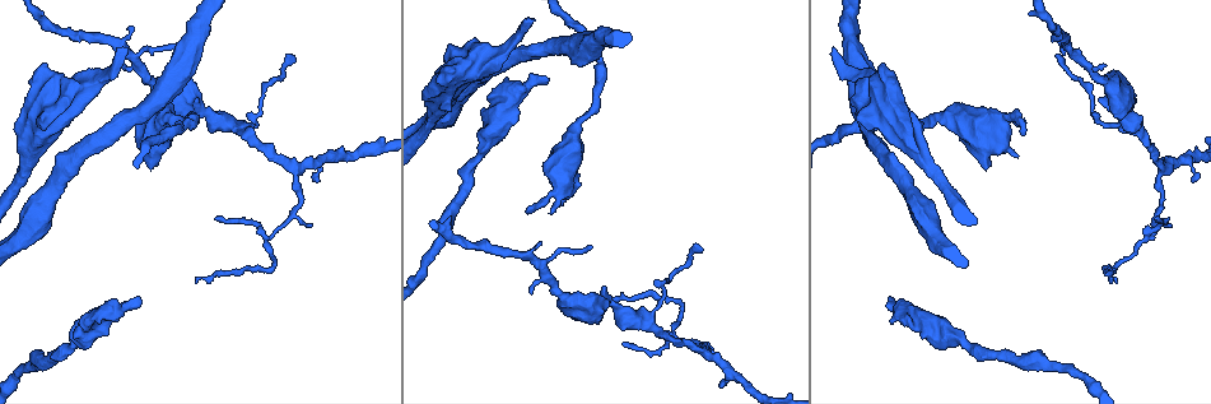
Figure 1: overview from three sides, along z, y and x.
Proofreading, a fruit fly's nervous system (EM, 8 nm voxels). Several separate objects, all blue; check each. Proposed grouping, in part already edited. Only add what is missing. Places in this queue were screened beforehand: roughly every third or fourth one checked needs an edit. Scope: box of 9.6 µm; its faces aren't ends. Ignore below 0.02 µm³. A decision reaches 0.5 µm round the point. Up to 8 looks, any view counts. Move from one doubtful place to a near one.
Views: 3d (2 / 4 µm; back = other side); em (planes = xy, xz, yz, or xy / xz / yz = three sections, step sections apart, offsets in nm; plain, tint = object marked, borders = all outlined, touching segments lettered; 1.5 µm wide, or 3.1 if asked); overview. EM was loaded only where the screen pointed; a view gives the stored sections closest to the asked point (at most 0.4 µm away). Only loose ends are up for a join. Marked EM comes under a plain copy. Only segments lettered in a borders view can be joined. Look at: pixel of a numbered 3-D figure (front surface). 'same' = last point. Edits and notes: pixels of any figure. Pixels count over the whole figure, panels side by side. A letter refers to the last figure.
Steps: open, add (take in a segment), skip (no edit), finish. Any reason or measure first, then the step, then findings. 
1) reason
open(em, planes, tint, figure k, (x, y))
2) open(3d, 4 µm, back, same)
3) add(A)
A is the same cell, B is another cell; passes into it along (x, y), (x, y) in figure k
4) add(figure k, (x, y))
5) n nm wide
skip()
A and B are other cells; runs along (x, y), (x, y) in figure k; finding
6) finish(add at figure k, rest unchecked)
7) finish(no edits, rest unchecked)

free end
open(em, yz, step 4, borders, figure 1, (135, 297))

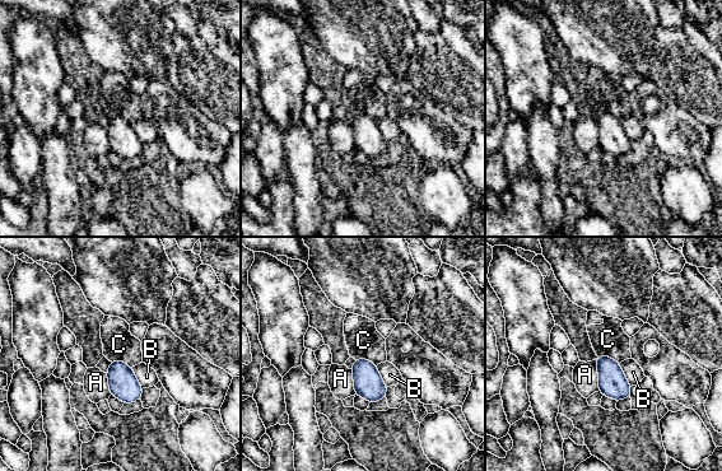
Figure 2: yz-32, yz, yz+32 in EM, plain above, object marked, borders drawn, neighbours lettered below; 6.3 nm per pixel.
open(em, planes, borders, same)

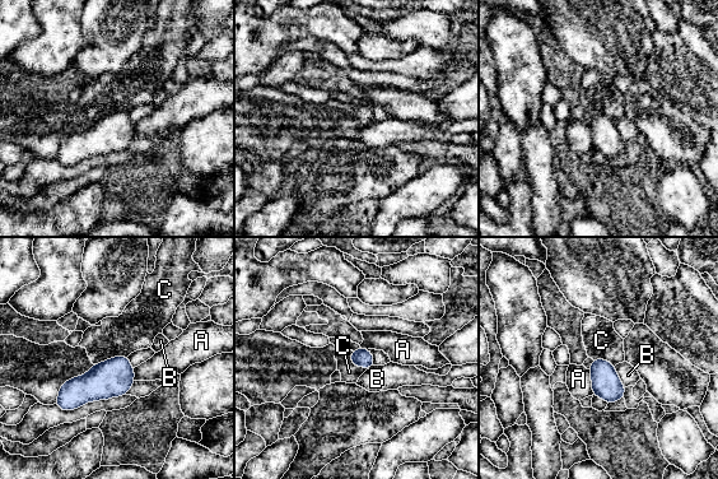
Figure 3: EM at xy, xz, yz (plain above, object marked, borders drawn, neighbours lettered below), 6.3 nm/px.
skip()
A, B and C are other cells; border along (126, 356), (115, 356), (94, 364) in figure 3; none of them fits

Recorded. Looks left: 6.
branch stops here
open(em, planes, borders, figure 1, (534, 206))

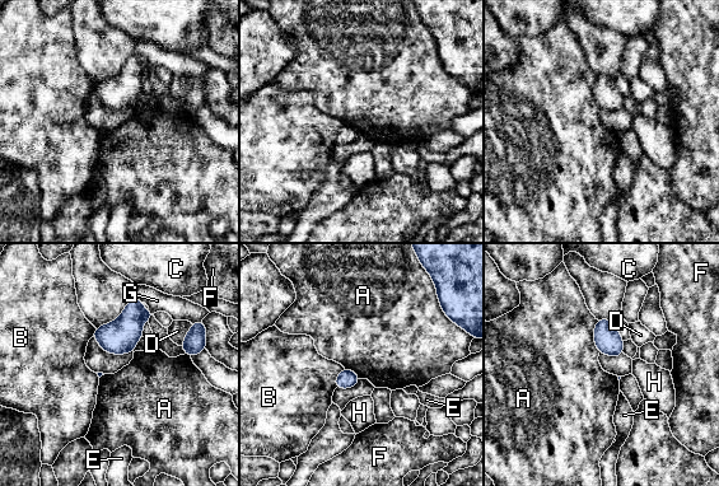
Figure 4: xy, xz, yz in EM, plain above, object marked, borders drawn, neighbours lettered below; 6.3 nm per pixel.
skip()
A, B, C, D, E, F, G and H are other cells; no lettered segment goes on from it

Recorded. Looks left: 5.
an open end
open(3d, 2 µm, figure 1, (532, 19))

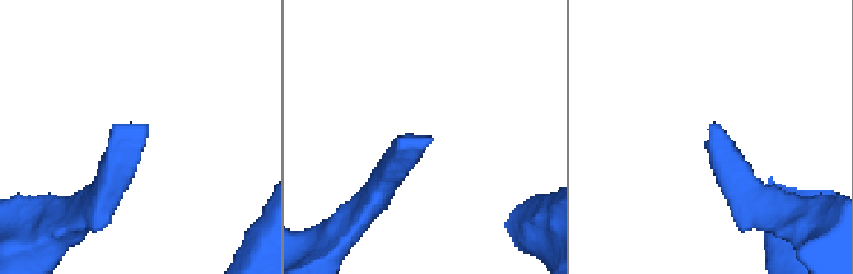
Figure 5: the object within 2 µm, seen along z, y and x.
now the EM
open(em, 3.1 µm, planes, borders, figure 5, (427, 144))

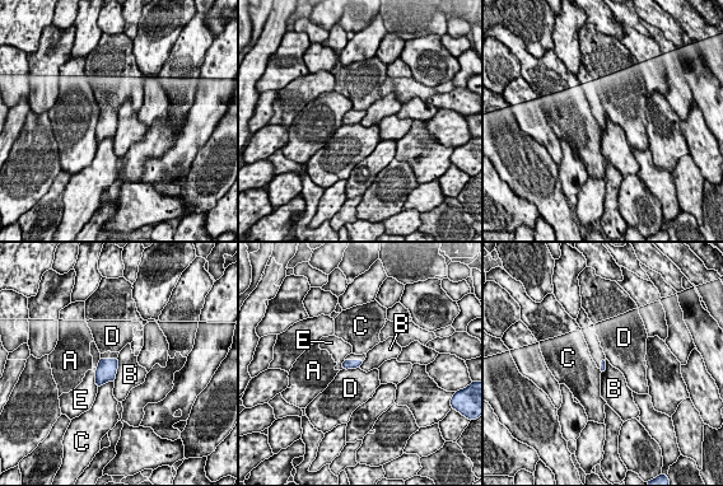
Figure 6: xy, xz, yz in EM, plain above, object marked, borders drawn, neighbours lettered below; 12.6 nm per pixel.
skip()
A, B, C, D and E are other cells; border along (117, 358), (117, 372), (113, 381) in figure 6; no lettered segment goes on from it

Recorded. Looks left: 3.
finish(no edits, rest unchecked)

